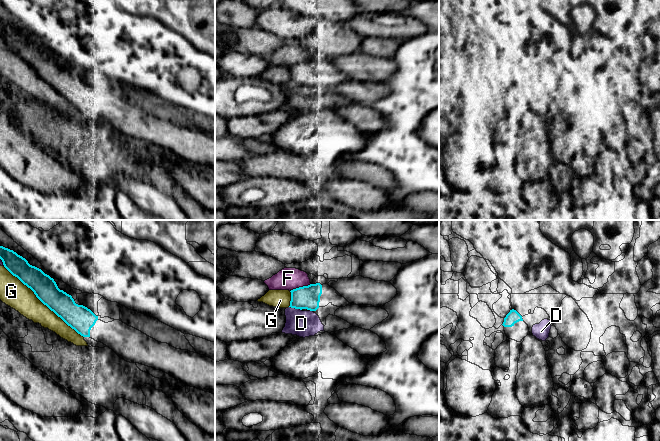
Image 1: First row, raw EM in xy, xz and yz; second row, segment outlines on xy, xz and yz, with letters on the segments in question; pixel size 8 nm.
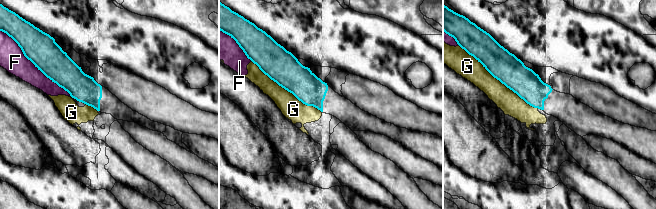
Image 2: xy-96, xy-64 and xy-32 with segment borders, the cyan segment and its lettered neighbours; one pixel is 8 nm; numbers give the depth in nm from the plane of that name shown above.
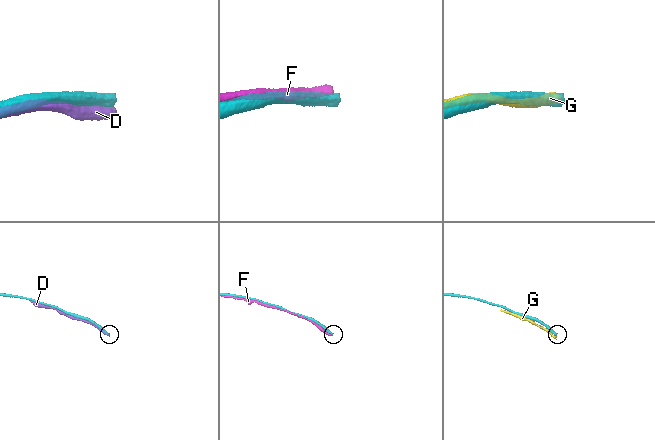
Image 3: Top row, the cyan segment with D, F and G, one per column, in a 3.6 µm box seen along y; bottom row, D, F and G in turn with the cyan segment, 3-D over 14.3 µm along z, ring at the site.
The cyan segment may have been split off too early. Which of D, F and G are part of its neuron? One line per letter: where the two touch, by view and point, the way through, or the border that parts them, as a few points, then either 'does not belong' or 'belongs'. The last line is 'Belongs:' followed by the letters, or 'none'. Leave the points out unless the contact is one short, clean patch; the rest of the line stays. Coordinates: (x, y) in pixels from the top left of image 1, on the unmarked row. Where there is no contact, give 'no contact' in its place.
D: xz (295, 84) | does not belong
F: xz (300, 63) | does not belong
G: xy (43, 79) | does not belong
Belongs: none

